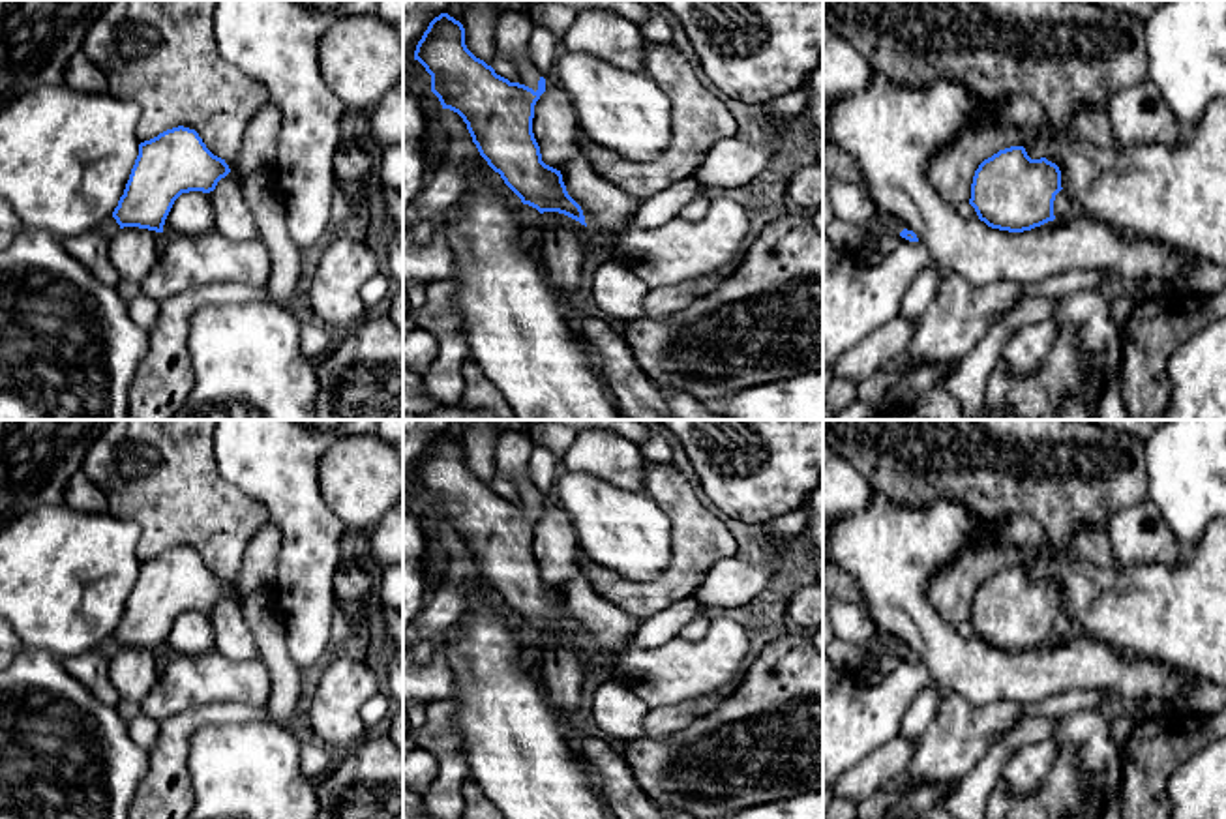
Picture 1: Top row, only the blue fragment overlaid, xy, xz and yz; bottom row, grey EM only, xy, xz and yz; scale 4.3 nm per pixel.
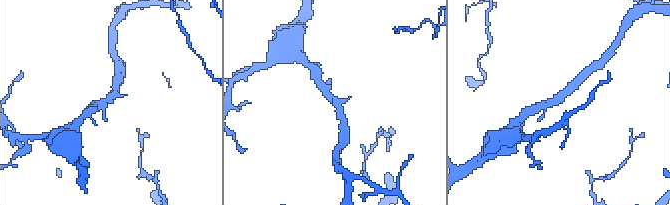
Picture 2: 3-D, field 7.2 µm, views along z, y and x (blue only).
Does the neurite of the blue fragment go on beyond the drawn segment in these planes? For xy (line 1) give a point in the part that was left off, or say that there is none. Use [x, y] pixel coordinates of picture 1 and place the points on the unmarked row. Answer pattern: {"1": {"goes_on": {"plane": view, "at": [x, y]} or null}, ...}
{"1": {"goes_on": null}}

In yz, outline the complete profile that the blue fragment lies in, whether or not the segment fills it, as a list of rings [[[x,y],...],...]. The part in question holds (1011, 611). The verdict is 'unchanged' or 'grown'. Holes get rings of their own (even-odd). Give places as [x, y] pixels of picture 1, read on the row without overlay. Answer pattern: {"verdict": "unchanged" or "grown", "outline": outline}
{"verdict": "unchanged", "outline": [[[1024,566],[999,570],[975,590],[969,624],[992,648],[1024,652],[1054,641],[1054,620],[1061,611],[1061,590],[1046,577],[1031,579]]]}

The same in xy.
{"verdict": "unchanged", "outline": [[[178,545],[139,564],[124,615],[112,637],[124,647],[163,652],[165,639],[182,613],[210,613],[231,592],[195,549]]]}

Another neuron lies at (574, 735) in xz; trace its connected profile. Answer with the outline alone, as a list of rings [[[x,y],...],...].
[[[566,723],[566,735],[568,735],[568,740],[572,744],[572,750],[576,753],[576,757],[579,759],[594,793],[602,798],[602,789],[600,789],[600,774],[598,770],[591,765],[591,761],[583,755],[583,748],[581,748],[581,740],[585,737],[583,731],[576,729],[576,727],[570,727]]]

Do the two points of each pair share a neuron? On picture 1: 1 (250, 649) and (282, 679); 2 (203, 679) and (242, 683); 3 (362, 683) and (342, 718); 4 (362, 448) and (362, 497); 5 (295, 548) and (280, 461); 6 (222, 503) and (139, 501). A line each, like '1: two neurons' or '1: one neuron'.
1: two neurons
2: one neuron
3: one neuron
4: one neuron
5: one neuron
6: one neuron

